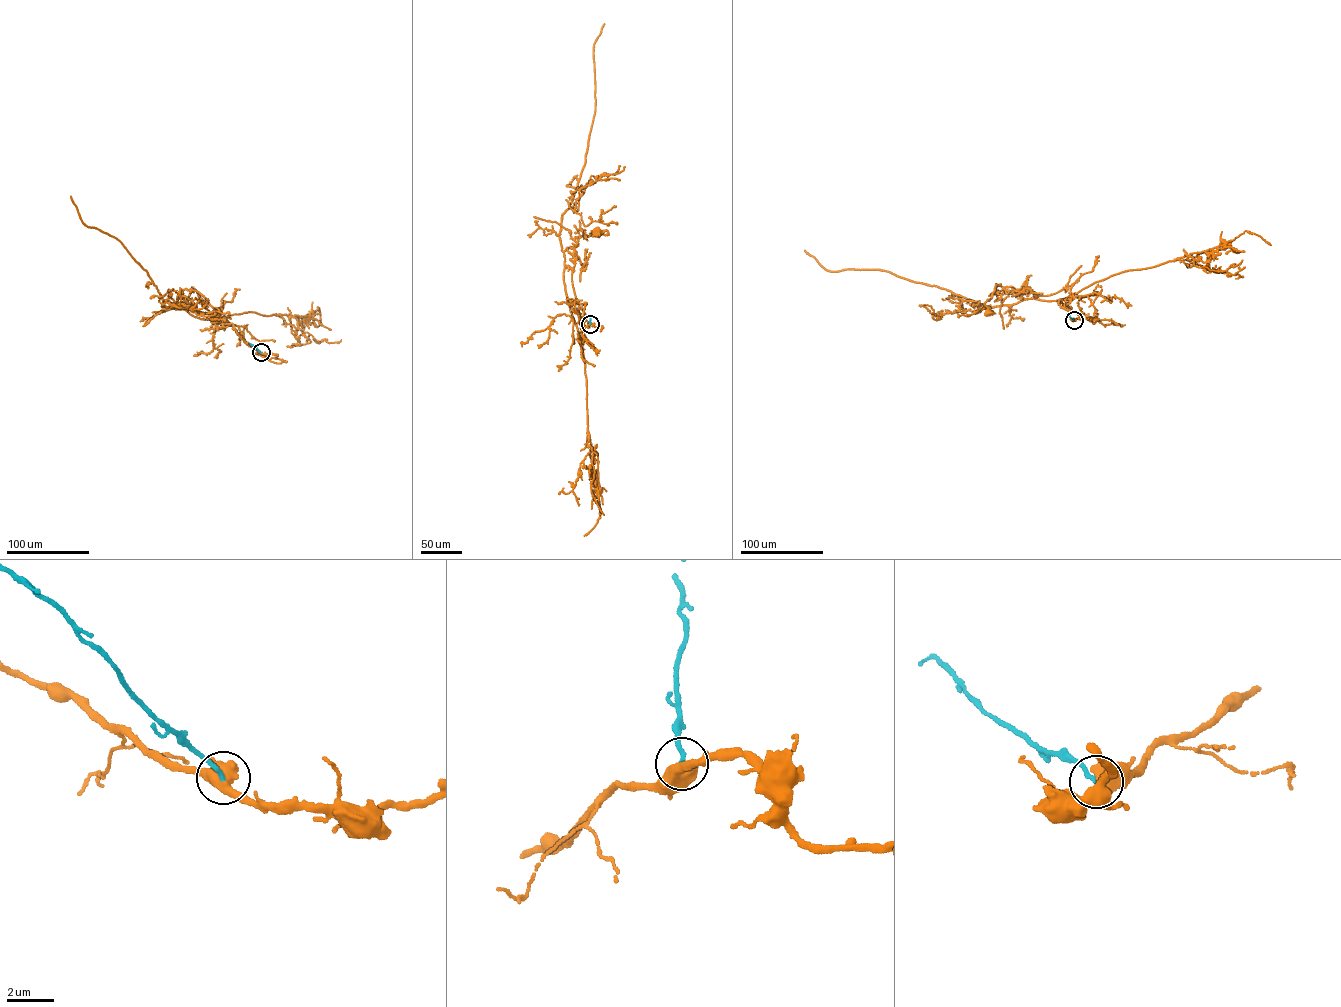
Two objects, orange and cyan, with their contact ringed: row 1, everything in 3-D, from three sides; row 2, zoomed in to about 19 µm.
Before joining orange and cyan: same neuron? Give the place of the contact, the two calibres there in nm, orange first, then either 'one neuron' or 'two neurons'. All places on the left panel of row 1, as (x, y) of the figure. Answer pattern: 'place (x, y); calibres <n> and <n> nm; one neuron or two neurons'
place (261, 352); calibres 500 and 170 nm; one neuron

